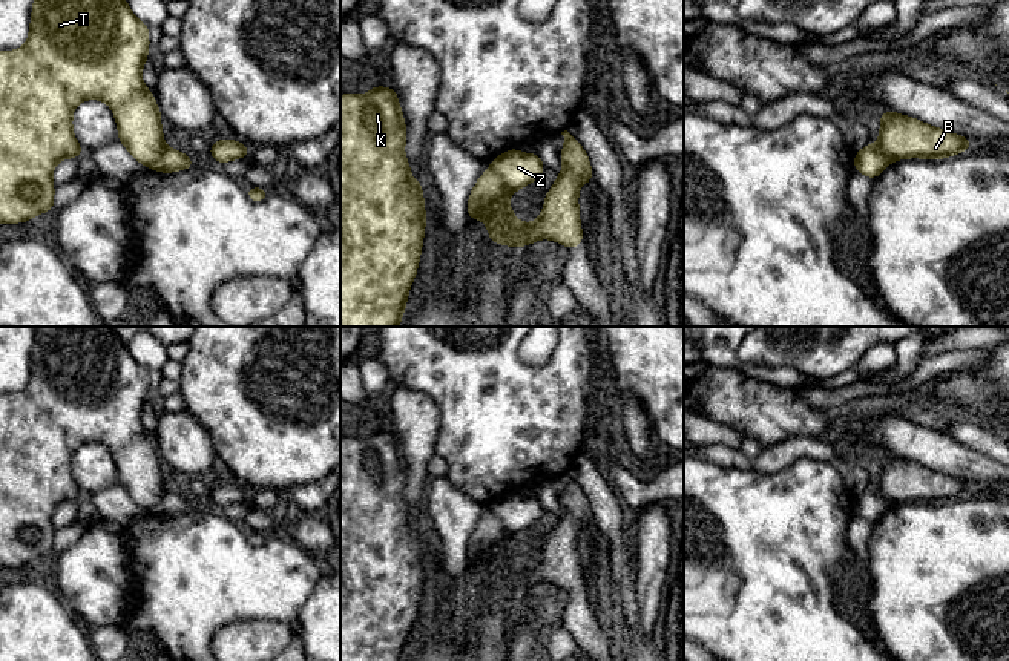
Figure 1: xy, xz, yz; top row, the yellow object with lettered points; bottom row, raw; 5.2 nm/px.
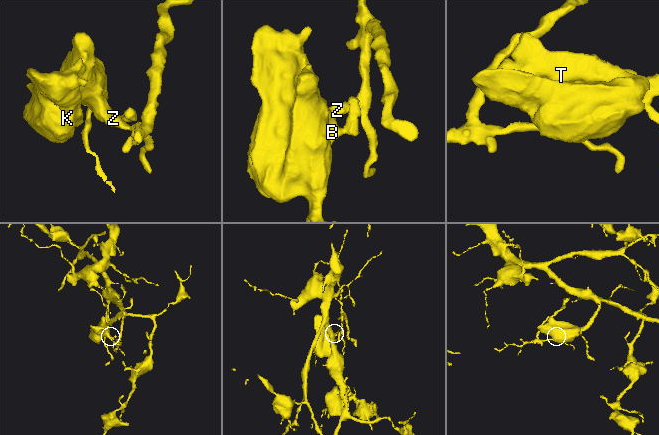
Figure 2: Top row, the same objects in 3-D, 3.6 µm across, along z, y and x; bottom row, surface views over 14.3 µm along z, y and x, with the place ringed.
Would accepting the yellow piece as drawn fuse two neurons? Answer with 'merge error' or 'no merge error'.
merge error

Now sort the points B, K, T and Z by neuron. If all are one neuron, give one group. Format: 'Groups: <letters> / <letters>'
Groups: B K T / Z

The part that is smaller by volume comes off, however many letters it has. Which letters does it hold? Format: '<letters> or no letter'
Z

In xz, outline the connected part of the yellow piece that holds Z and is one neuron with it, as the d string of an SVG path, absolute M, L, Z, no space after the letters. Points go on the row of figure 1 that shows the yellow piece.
M515 147L492 159L491 169L512 192L535 181L546 170L537 152L524 155Z

